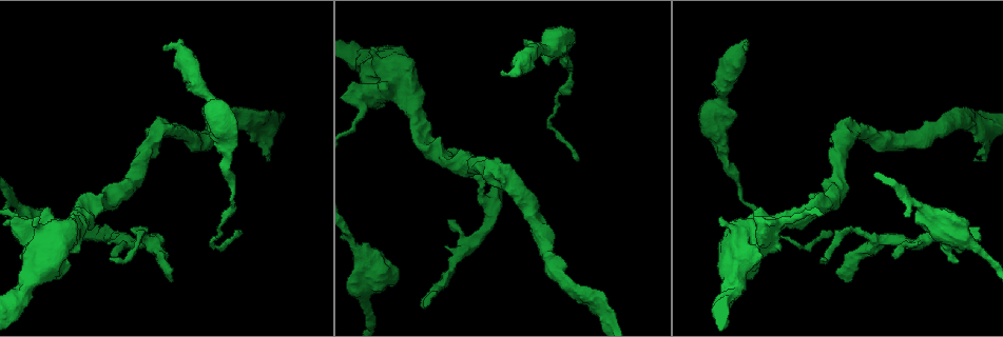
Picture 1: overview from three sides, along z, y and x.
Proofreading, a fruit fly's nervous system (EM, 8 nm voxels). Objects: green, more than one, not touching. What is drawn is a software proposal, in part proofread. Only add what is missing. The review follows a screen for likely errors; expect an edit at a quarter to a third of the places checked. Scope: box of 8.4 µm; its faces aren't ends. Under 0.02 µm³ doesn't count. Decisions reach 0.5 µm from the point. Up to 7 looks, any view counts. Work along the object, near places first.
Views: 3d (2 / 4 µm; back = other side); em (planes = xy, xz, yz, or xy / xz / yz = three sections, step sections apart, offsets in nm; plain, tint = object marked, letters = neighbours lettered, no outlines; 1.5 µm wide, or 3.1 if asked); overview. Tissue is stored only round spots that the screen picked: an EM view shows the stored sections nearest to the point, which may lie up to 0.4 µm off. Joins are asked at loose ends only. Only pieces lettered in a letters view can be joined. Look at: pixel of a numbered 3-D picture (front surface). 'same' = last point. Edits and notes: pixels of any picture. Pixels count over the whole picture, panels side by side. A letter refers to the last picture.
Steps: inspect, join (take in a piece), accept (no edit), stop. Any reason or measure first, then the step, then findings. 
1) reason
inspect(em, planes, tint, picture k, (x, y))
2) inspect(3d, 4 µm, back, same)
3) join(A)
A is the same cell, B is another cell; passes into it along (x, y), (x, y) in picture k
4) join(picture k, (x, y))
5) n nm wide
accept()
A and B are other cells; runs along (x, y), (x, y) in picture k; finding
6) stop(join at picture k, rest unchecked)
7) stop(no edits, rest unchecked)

an open end
inspect(3d, 4 µm, picture 1, (751, 279))

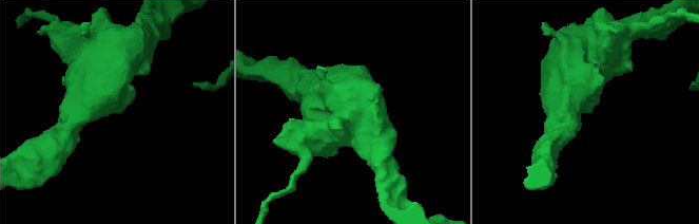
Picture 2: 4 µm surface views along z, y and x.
inspect(em, planes, letters, picture 2, (591, 111))

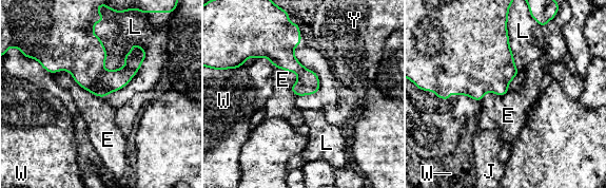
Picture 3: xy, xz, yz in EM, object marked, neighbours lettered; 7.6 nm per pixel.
accept()
E, J, L, W and Y are other cells; none of them fits

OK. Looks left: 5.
branch stops here
inspect(em, planes, letters, picture 1, (846, 279))

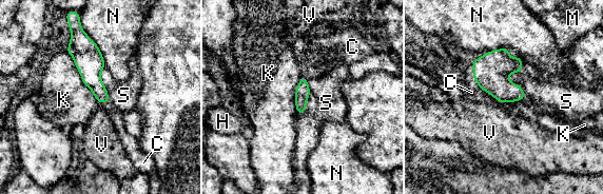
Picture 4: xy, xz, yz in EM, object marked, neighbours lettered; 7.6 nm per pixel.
join(C)
C is the same cell, H, K, M, N, S and V are other cells; passes into it along (303, 92), (305, 78), (318, 59) in picture 4; the cell continues

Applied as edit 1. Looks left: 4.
free end
inspect(3d, 4 µm, back, picture 1, (894, 256))

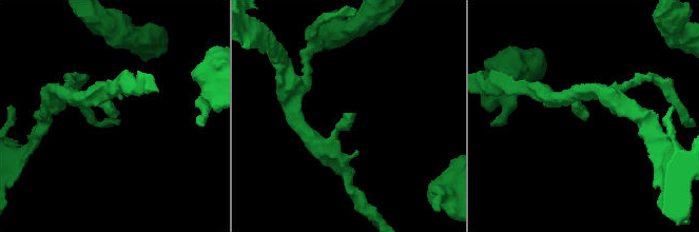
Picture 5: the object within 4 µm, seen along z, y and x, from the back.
now the EM
inspect(em, planes, tint, picture 5, (352, 117))

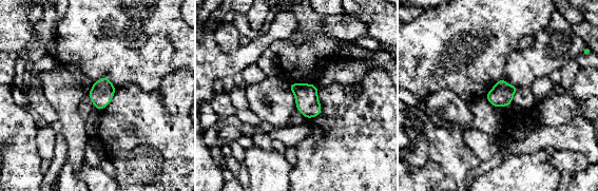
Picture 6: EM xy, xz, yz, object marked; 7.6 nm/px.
what lies round it
inspect(em, planes, letters, same)

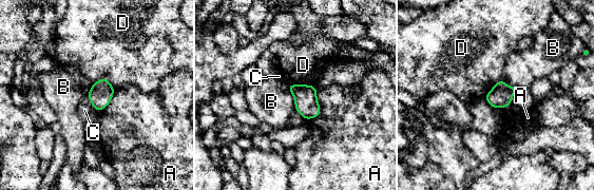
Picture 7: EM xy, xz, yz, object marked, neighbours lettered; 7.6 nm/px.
170 nm wide
accept()
A, B, C and D are other cells; border along (287, 87), (293, 97), (295, 109) in picture 7; no lettered piece goes on from it

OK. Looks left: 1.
stop(join at picture 4, rest unchecked)

